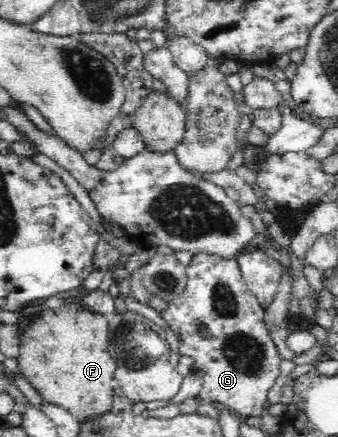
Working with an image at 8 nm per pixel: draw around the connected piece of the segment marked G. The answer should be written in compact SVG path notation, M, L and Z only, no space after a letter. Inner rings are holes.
M199 251L185 267L185 274L187 284L184 291L178 297L169 300L168 307L160 313L177 336L180 355L194 359L192 373L198 374L203 382L199 398L228 405L242 416L260 416L266 405L266 395L280 375L280 363L282 363L276 343L272 340L264 322L265 309L241 277L236 258L226 259L206 251Z

